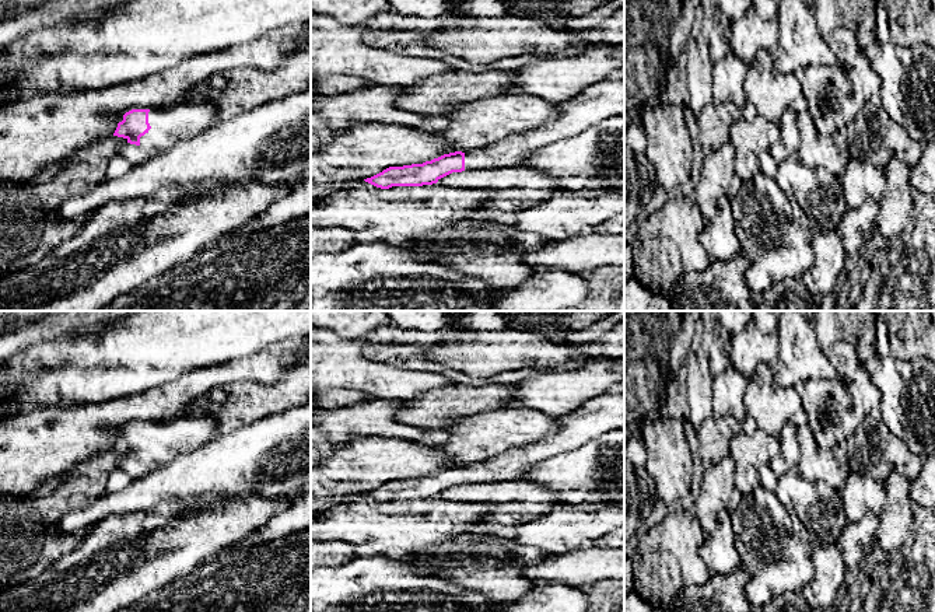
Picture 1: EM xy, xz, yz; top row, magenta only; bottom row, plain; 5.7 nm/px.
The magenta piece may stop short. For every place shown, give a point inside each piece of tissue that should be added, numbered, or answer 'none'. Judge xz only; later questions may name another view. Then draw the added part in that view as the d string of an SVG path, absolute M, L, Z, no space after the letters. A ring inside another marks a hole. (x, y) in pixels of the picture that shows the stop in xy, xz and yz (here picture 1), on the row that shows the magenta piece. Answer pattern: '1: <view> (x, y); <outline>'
1: xz (605, 100); M607 78L558 104L560 118L533 130L465 151L465 169L518 167L542 147L624 115L624 78Z

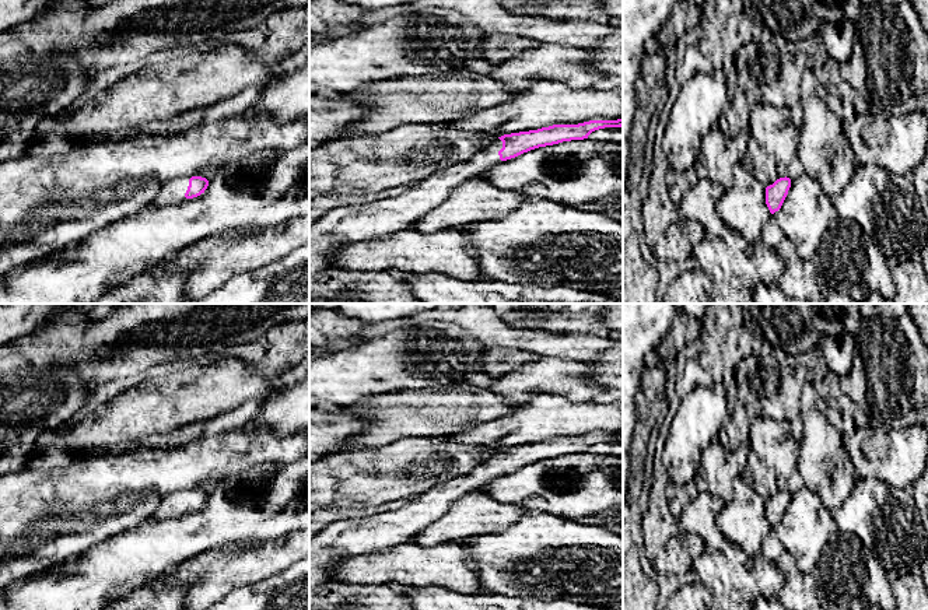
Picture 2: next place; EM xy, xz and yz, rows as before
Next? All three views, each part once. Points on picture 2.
1: xz (329, 231); M497 139L473 157L433 173L409 190L377 201L351 204L321 213L309 225L309 274L332 266L346 242L395 235L442 203L452 189L501 162Z

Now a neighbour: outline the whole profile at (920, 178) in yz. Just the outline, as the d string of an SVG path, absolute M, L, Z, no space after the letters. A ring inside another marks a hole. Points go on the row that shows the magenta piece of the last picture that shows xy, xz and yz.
M928 146L925 148L925 155L921 158L920 165L911 175L915 192L922 203L922 210L928 222Z

